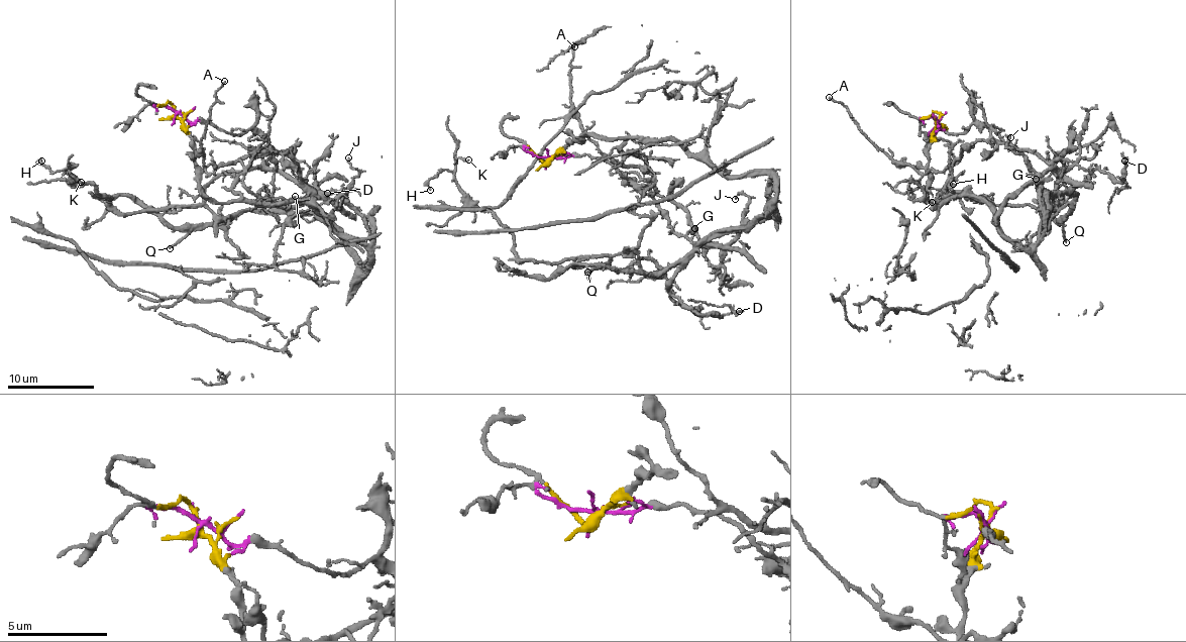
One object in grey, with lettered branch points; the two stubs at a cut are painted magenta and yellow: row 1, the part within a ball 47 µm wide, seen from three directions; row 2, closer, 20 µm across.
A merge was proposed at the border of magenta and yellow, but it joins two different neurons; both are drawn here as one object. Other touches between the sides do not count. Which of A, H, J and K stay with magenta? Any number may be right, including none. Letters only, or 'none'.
A, H, K

